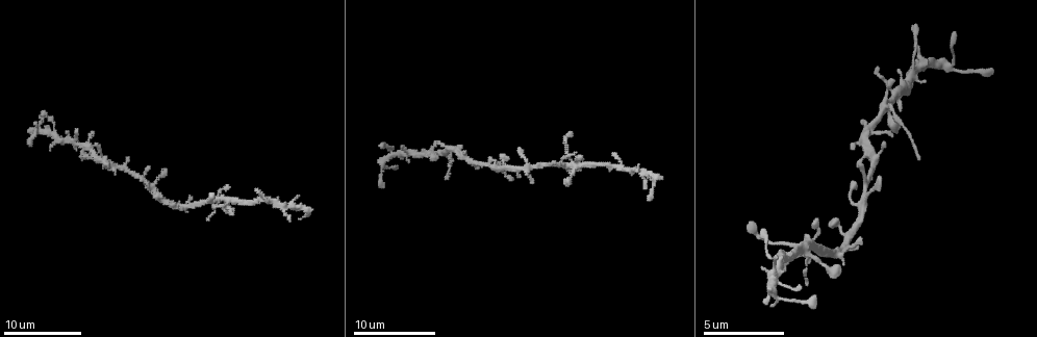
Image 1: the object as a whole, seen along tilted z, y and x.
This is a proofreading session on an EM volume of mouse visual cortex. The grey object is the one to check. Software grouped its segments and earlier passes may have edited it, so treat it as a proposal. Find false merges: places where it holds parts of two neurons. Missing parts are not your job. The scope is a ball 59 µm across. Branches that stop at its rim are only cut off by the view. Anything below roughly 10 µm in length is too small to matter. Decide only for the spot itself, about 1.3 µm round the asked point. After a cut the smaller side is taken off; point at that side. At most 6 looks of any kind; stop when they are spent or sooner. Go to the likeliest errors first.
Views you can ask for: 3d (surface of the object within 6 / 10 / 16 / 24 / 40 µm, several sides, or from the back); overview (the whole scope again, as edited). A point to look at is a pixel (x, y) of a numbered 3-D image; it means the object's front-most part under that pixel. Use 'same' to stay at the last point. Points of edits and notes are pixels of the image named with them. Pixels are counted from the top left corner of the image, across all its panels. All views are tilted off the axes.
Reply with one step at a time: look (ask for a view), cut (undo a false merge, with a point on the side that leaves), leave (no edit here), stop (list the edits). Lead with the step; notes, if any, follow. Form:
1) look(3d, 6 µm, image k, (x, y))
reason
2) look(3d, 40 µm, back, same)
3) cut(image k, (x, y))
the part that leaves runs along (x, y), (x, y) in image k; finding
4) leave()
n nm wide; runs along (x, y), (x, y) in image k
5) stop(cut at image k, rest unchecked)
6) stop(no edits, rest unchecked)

look(3d, 10 µm, image 1, (853, 227))
side arm on a straight run

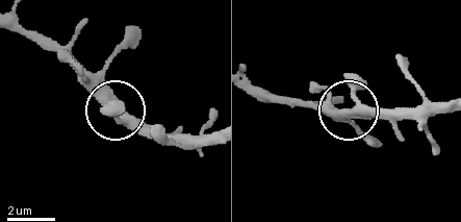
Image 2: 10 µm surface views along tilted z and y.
look(3d, 10 µm, back, image 2, (352, 115))

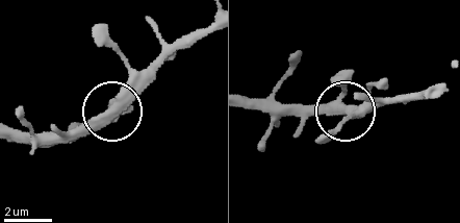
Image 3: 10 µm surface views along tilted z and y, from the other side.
leave()
3 arms; runs along (347, 108), (299, 117) in image 3; continuous, no second neuron

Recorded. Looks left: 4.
look(3d, 10 µm, image 1, (121, 167))
four arms meet

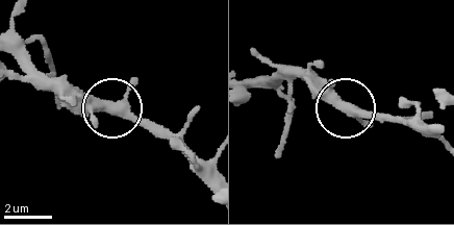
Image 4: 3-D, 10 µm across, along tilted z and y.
leave()
360 nm wide; one neuron here

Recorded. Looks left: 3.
look(3d, 6 µm, image 1, (81, 144))

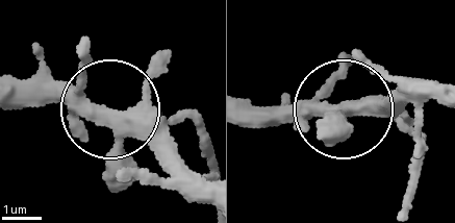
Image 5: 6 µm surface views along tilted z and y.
look(3d, 6 µm, back, image 5, (100, 118))

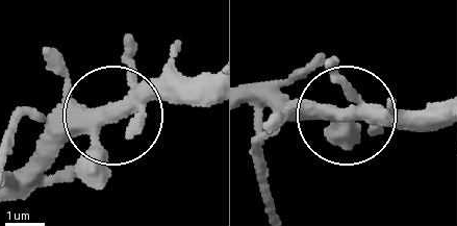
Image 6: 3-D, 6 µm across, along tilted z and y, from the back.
leave()
4 arms; continuous, no second neuron

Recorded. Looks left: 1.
stop(no edits, rest unchecked)

